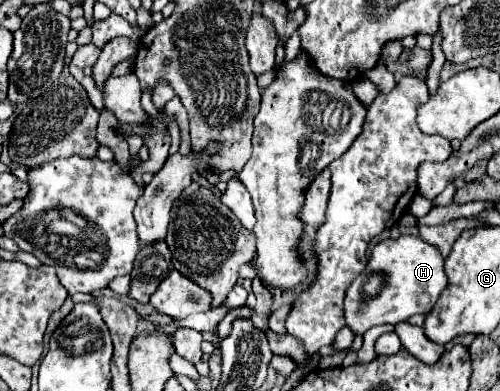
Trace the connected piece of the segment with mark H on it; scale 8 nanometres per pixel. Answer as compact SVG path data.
M400 235L398 239L384 239L372 249L366 269L354 279L344 301L346 325L362 335L380 323L400 323L416 313L428 313L444 287L448 277L444 271L444 257L438 247L424 243L418 235Z

